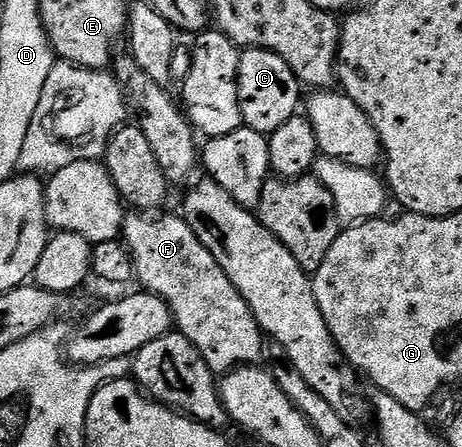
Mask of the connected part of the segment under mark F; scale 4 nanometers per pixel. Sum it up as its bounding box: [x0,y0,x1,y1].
[122,213,266,377]

